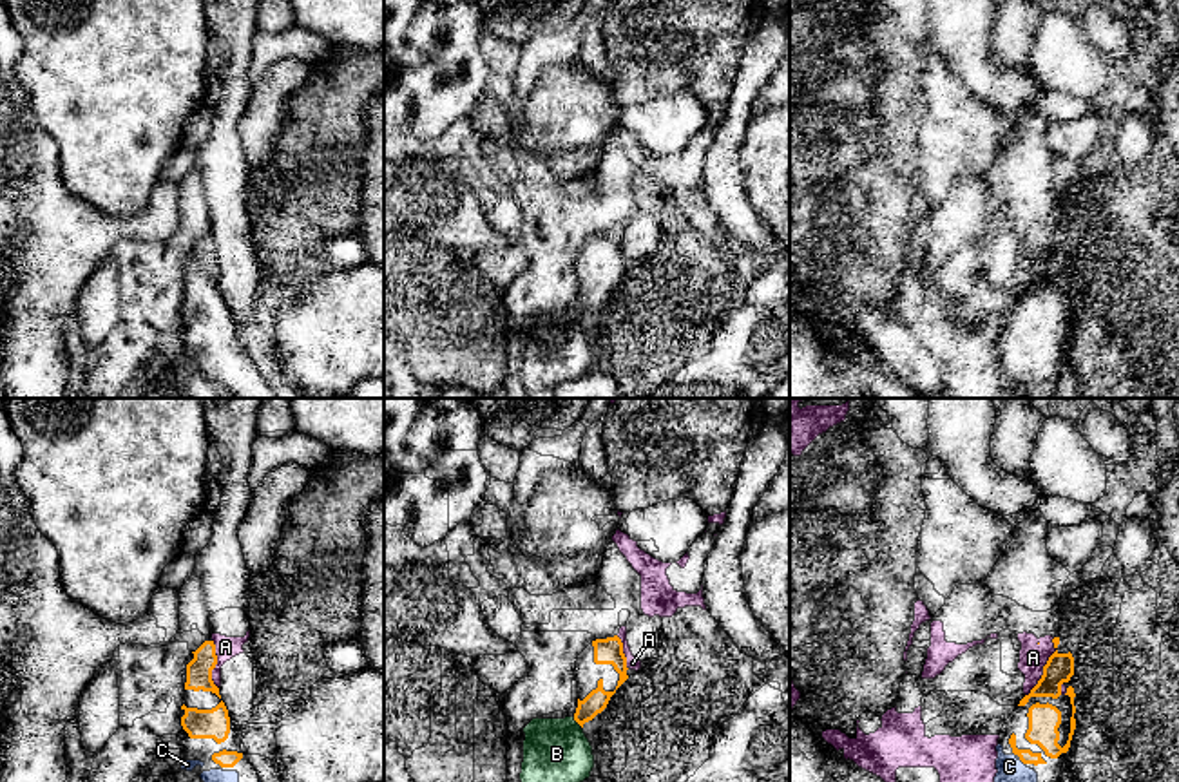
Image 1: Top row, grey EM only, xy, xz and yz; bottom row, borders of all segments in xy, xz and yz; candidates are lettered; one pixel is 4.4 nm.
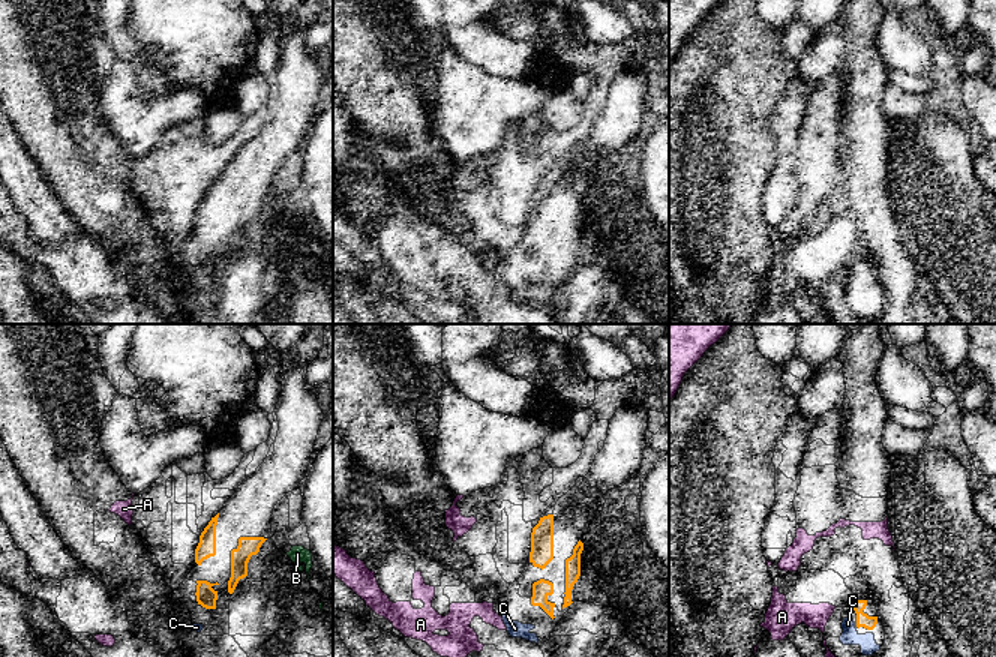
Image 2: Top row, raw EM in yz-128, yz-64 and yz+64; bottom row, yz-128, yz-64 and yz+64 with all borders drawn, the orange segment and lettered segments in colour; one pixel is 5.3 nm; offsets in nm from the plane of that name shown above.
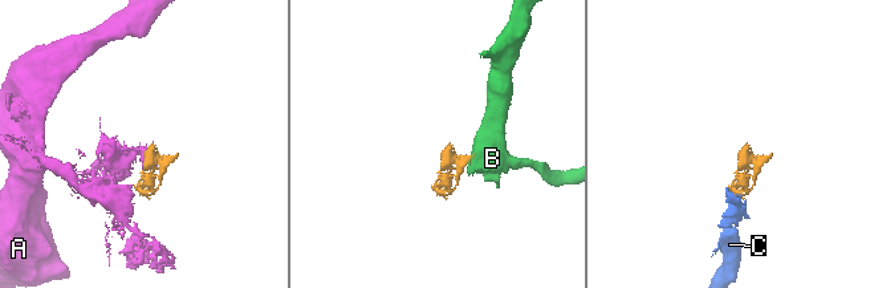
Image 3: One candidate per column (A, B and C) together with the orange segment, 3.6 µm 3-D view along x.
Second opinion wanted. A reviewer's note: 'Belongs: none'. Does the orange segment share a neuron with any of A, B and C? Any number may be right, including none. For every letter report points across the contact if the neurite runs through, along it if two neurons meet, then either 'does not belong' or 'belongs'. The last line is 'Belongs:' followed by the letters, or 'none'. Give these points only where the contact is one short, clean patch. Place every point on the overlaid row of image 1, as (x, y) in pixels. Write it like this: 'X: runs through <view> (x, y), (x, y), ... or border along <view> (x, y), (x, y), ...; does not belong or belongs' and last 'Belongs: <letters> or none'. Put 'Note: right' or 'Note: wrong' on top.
Note: wrong
A: border along yz (1054, 638), (1054, 652), (1045, 663), (1042, 677), (1025, 696); does not belong
B: border along xz (573, 717), (582, 726); does not belong
C: runs through yz (1025, 755), (1022, 761), (1009, 768); belongs
Belongs: C

